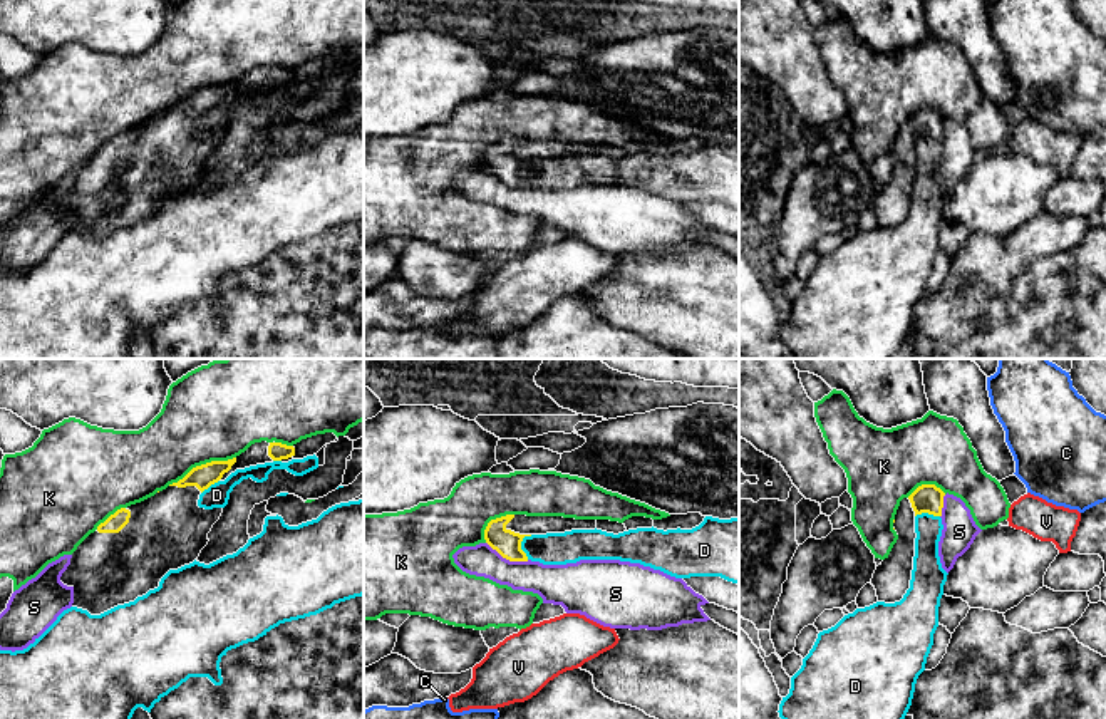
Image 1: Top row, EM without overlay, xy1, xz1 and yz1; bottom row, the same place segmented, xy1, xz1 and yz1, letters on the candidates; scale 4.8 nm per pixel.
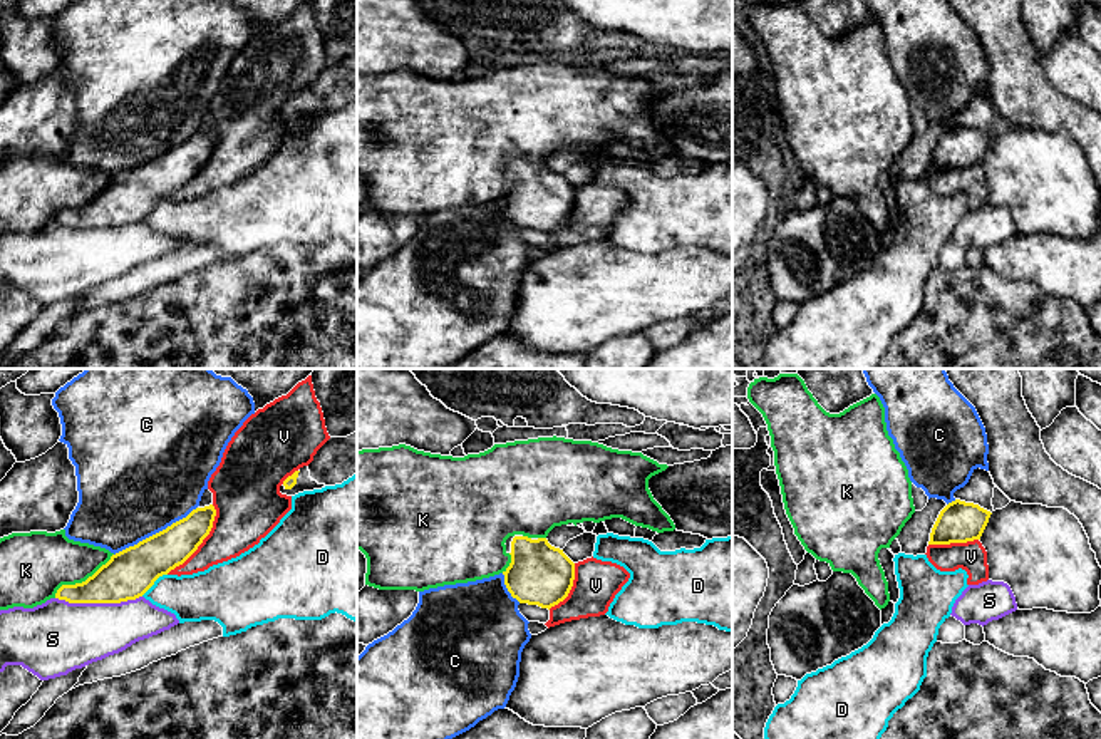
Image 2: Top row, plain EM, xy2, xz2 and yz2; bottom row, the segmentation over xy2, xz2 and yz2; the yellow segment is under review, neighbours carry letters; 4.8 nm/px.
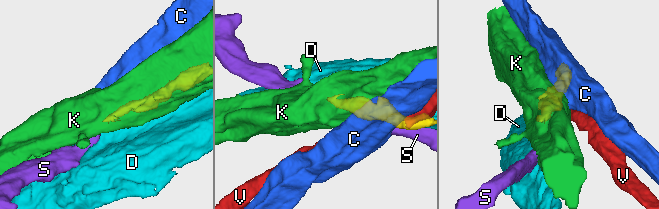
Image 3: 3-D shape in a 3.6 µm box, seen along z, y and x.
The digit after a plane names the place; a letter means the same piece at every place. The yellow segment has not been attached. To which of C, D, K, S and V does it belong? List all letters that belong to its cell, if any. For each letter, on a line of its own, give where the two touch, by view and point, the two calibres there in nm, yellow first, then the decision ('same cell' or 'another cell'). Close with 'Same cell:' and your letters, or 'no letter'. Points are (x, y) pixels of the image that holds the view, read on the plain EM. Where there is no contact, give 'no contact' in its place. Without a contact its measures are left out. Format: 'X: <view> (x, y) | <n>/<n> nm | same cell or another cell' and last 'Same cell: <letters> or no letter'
C: xy2 (156, 158) | 240/500 nm | another cell
D: xz1 (520, 171) | 130/160 nm | another cell
K: xy1 (201, 89) | 110/420 nm | another cell
S: xy2 (98, 227) | 240/340 nm | another cell
V: xy2 (201, 166) | 190/280 nm | another cell
Same cell: no letter

